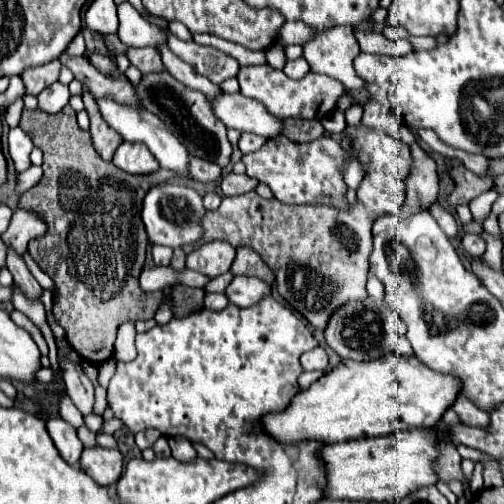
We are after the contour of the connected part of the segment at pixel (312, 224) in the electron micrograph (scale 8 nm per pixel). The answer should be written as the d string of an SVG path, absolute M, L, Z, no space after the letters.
M368 168L366 176L356 190L358 202L348 208L348 212L340 212L338 208L302 204L302 206L286 206L276 198L264 200L256 192L246 192L240 196L224 196L218 210L206 212L204 226L204 242L226 240L232 246L248 246L254 248L264 262L272 268L276 276L278 294L296 308L314 328L324 330L328 324L328 316L348 300L364 300L366 294L366 278L368 278L368 256L372 252L372 224L382 214L396 214L406 200L406 184L396 180L378 168Z

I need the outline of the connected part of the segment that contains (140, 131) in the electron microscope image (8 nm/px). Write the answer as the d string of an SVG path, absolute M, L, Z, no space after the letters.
M110 96L106 98L96 98L96 106L100 110L100 116L104 118L104 122L114 128L124 140L128 142L144 142L148 146L148 150L152 152L152 156L160 162L162 168L174 170L180 178L188 178L188 150L176 140L176 136L168 130L168 126L154 114L142 110L142 108L132 108L132 106L124 106L114 102Z

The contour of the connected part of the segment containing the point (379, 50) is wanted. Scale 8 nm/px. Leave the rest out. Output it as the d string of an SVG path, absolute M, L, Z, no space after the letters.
M354 30L354 36L360 44L362 52L368 54L388 54L388 56L404 56L408 52L412 52L410 44L406 40L402 42L394 42L388 40L384 34L376 34L376 32L364 32L364 30Z

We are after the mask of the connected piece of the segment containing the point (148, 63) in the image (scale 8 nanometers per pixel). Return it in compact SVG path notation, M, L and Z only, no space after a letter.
M148 46L146 48L130 48L124 54L130 60L130 64L136 66L140 72L160 72L160 70L164 70L156 48L148 48Z

